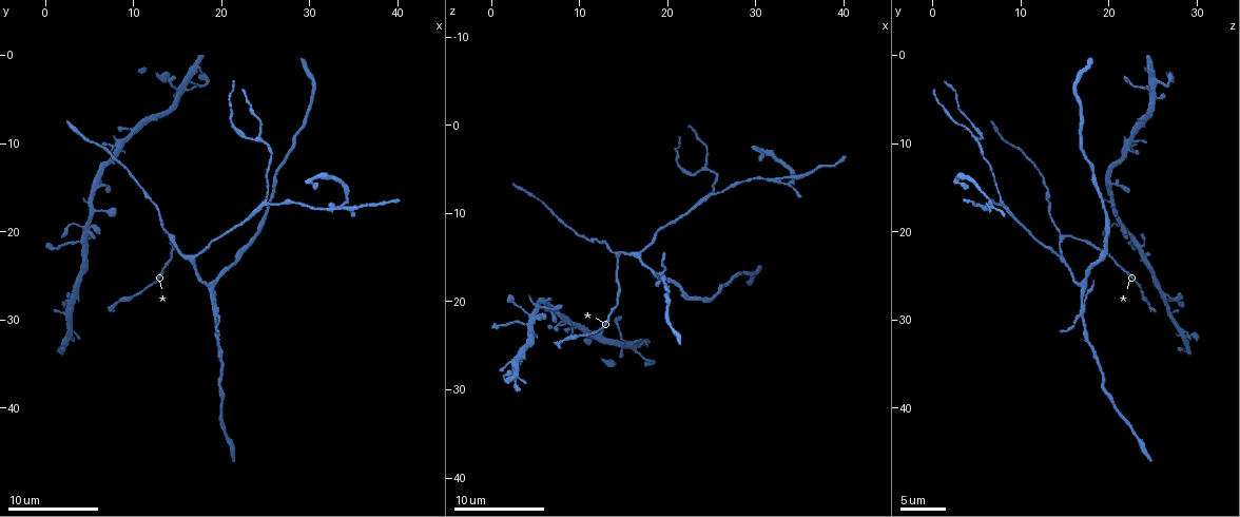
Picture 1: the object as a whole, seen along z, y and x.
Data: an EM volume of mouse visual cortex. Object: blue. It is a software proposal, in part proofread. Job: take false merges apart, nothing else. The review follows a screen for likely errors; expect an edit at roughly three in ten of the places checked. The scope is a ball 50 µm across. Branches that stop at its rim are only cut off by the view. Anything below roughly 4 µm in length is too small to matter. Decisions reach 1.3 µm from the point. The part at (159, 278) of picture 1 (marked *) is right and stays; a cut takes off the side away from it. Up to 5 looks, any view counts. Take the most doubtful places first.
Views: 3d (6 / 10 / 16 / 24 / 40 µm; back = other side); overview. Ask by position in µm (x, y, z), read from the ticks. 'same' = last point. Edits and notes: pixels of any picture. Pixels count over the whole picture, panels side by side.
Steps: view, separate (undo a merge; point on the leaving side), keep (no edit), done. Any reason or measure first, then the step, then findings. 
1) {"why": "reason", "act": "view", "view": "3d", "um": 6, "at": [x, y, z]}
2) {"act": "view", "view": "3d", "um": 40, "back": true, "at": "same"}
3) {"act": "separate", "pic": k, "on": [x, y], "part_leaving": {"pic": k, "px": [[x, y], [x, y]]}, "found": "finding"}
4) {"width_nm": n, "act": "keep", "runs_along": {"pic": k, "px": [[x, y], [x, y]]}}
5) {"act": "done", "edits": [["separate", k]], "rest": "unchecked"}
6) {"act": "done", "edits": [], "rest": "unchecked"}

{"why": "three arms meet", "act": "view", "view": "3d", "um": 10, "at": [24.8, 16.6, 8.0]}

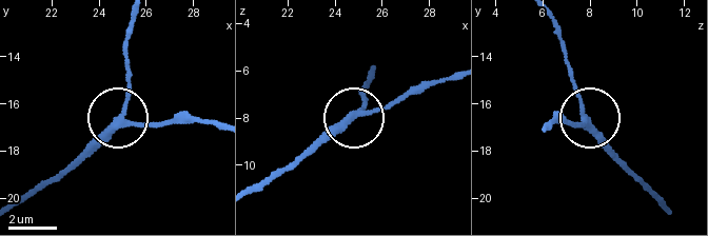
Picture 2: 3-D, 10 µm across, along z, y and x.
{"arms": 3, "act": "keep", "runs_along": {"pic": 2, "px": [[669, 208], [586, 116], [564, 45]]}, "found": "all the same neuron"}

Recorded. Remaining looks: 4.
{"why": "four-way junction", "act": "view", "view": "3d", "um": 10, "at": [32.6, 17.2, 6.2]}

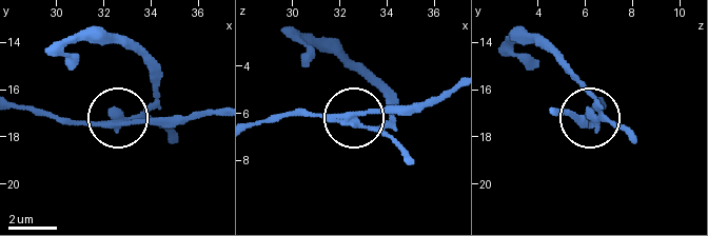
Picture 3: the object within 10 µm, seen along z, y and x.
{"act": "view", "view": "3d", "um": 10, "back": true, "at": [32.7, 17.2, 6.4]}

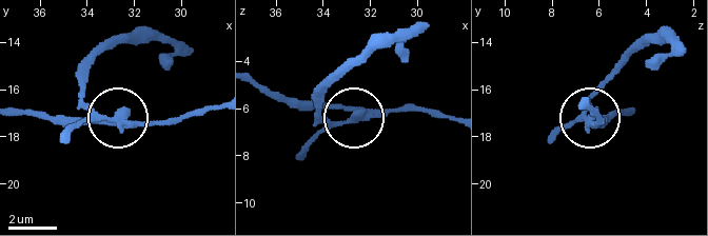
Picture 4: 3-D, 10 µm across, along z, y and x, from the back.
{"arms": 4, "act": "separate", "pic": 4, "on": [93, 118], "part_leaving": {"pic": 4, "px": [[129, 119], [84, 95], [95, 59], [161, 41], [168, 63]]}, "found": "a second neuron is stuck on"}

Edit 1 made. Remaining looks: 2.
{"act": "view", "view": "overview"}

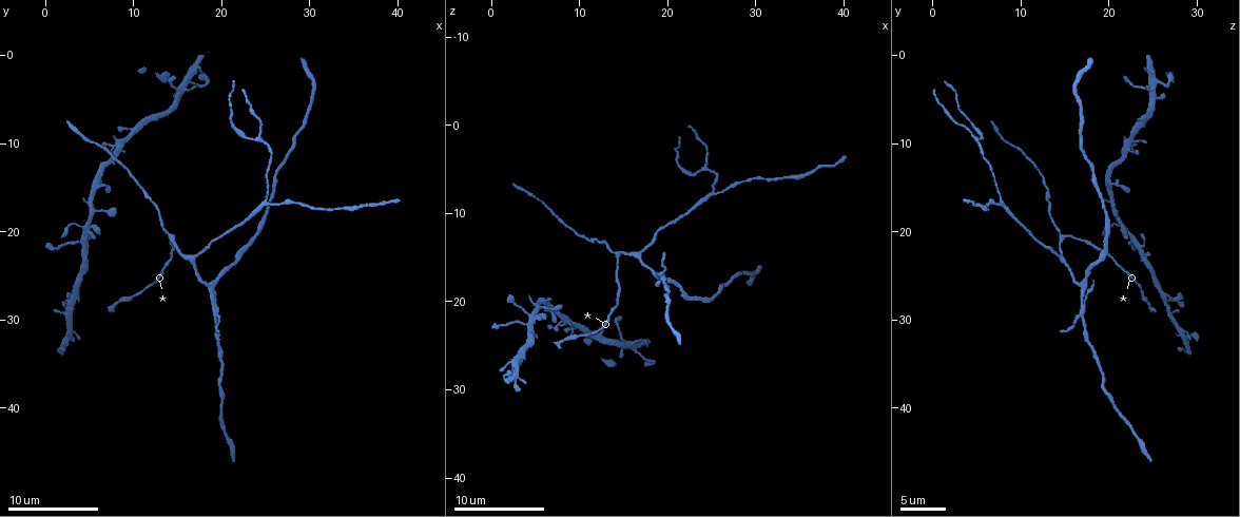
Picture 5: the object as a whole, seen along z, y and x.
{"why": "arms part here", "act": "view", "view": "3d", "um": 16, "at": [24.2, 9.4, 4.8]}

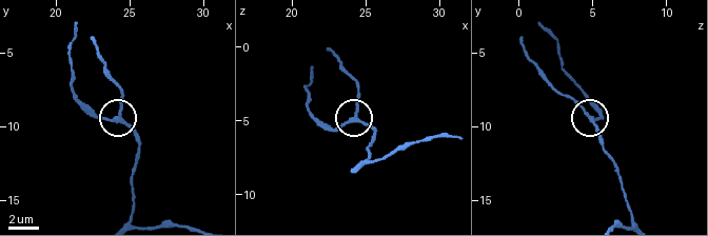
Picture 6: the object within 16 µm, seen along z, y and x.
{"arms": 3, "act": "keep", "runs_along": {"pic": 6, "px": [[633, 218], [614, 162], [603, 146], [595, 124], [562, 92]]}, "found": "continuous, no second neuron"}

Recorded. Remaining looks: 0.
{"act": "done", "edits": [["separate", 4]], "rest": "unchecked"}

